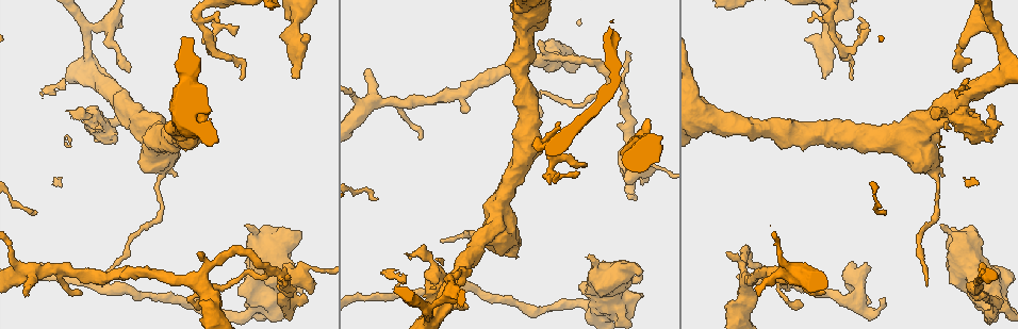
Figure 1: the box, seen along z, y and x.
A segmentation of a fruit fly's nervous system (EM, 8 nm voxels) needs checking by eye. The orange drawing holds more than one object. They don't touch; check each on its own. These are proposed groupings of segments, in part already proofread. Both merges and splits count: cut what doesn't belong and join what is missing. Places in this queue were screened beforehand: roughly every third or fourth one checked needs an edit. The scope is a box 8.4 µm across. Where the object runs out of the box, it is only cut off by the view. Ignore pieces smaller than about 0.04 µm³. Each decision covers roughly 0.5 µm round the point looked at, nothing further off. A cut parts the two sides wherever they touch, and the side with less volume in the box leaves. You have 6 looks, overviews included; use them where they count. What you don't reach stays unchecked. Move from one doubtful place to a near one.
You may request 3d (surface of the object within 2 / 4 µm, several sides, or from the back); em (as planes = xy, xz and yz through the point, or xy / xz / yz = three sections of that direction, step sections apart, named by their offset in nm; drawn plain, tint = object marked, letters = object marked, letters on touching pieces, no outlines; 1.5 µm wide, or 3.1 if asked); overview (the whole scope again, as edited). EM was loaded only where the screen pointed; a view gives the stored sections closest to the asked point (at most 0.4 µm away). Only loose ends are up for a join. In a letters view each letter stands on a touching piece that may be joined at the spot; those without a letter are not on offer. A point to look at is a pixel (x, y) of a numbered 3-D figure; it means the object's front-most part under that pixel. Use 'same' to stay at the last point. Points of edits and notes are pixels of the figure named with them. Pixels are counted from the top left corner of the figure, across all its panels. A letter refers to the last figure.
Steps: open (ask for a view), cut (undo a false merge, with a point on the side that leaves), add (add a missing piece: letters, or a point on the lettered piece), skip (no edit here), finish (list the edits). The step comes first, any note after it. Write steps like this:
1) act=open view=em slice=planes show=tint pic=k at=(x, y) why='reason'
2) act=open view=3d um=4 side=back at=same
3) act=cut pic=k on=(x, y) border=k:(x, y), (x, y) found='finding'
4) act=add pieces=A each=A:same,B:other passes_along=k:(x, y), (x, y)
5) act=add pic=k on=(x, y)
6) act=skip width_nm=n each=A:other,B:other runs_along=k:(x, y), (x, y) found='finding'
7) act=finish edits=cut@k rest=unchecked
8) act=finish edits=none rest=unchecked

act=open view=em slice=yz step=8 show=letters pic=1 at=(646, 119) why='branch stops here'

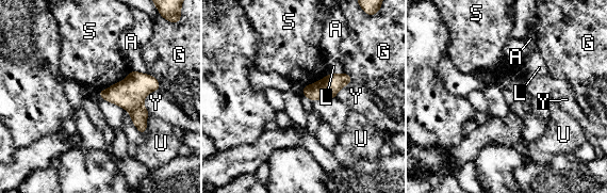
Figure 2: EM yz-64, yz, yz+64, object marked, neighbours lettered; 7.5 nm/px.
act=skip each=A:other,G:other,L:other,S:other,U:other,Y:other border=2:(130, 70), (122, 80), (98, 91) found='no lettered piece goes on from it'

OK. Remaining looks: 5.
act=open view=em slice=planes show=letters pic=1 at=(86, 29) why='a fork'

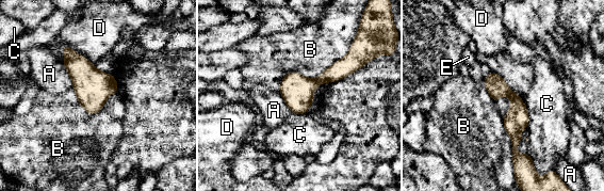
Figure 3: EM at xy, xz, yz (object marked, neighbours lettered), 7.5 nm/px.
act=cut pic=3 on=(343, 67) each=A:other,B:other,C:other,D:other,E:other border=3:(317, 79), (322, 82) found='two neurons meet here'

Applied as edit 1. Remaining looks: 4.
act=open view=em slice=planes show=letters pic=1 at=(287, 299) why='abrupt turn'

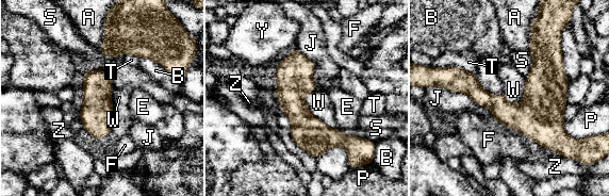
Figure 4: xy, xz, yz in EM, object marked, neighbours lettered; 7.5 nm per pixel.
act=skip each=A:other,B:other,E:other,F:other,J:other,P:other,S:other,T:other,W:other,Y:other,Z:other runs_along=4:(295, 51), (295, 109), (355, 140) found='one neuron here'

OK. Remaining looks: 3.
act=finish edits=cut@3 rest=unchecked

